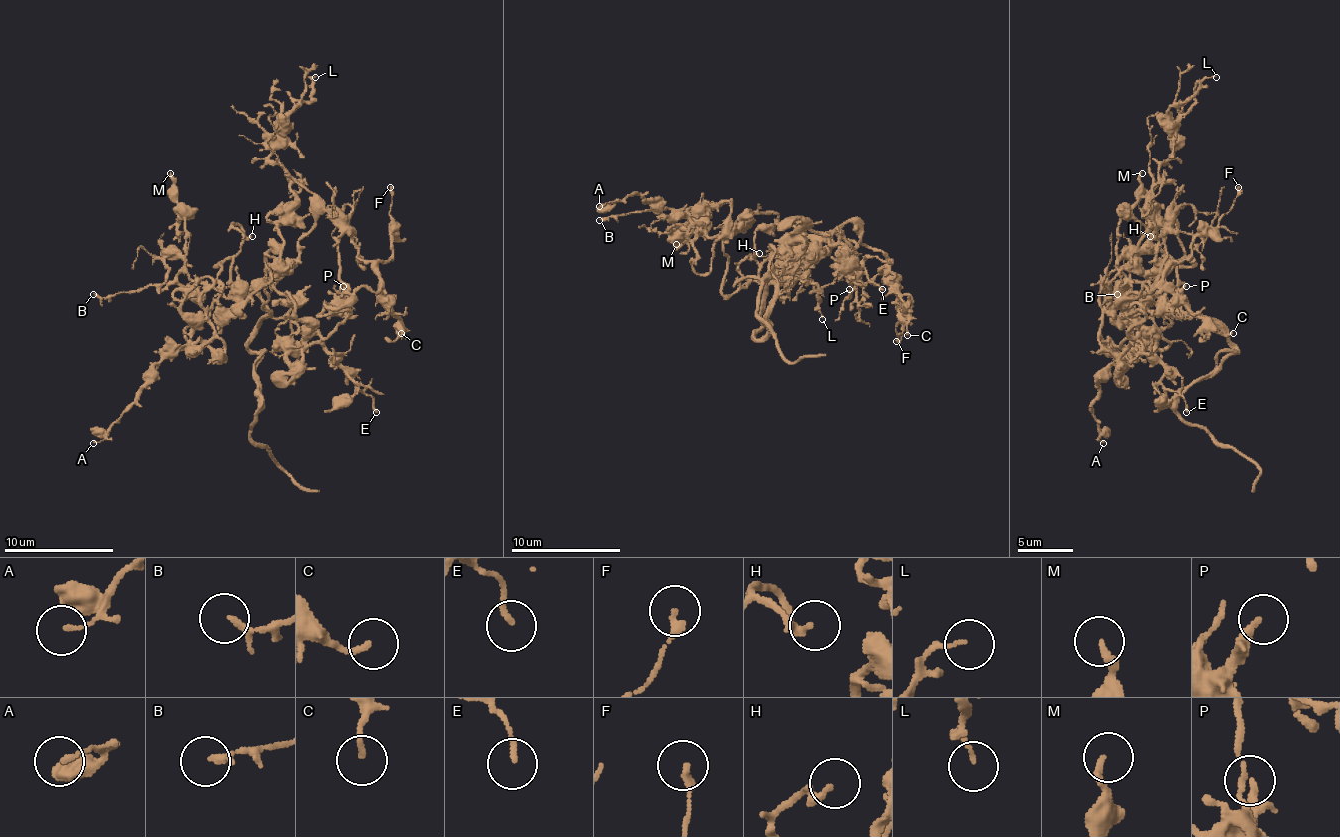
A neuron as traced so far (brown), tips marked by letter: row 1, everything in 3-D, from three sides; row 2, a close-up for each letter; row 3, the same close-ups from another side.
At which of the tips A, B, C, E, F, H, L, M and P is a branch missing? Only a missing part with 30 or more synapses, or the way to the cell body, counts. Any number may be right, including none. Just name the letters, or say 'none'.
none

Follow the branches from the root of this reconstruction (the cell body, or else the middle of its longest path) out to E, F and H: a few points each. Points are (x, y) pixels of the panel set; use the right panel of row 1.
E: (1120, 278), (1142, 300), (1158, 286), (1153, 280), (1145, 294), (1128, 294), (1123, 313), (1186, 412)
F: (1120, 278), (1142, 300), (1158, 286), (1125, 297), (1123, 313), (1134, 319), (1120, 305), (1189, 255), (1238, 187)
H: (1120, 278), (1142, 300), (1175, 289), (1178, 264), (1183, 255), (1178, 228), (1161, 225), (1150, 236)

